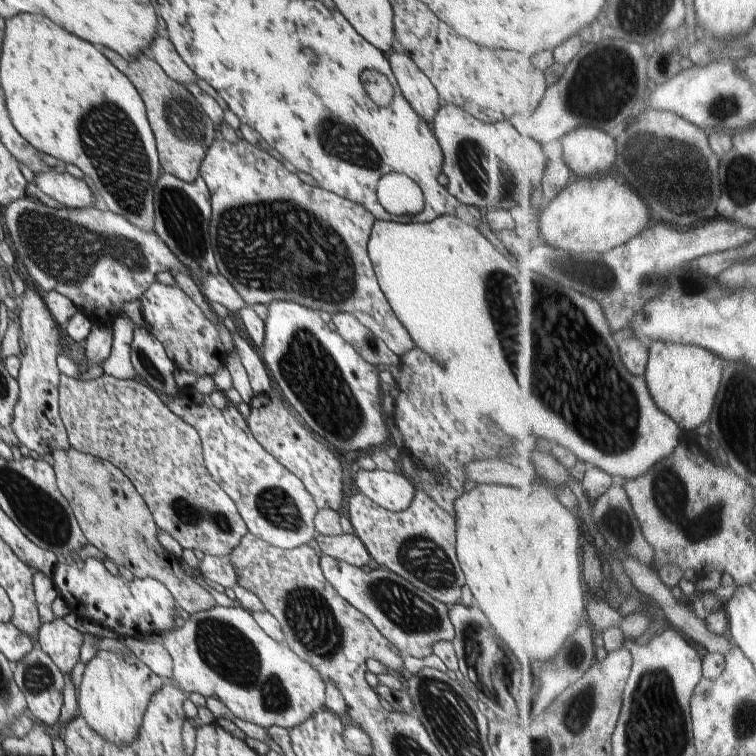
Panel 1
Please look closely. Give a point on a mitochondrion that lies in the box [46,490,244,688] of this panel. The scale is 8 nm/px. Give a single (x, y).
(189, 513)

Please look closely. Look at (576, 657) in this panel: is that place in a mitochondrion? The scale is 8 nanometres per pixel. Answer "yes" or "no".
yes

